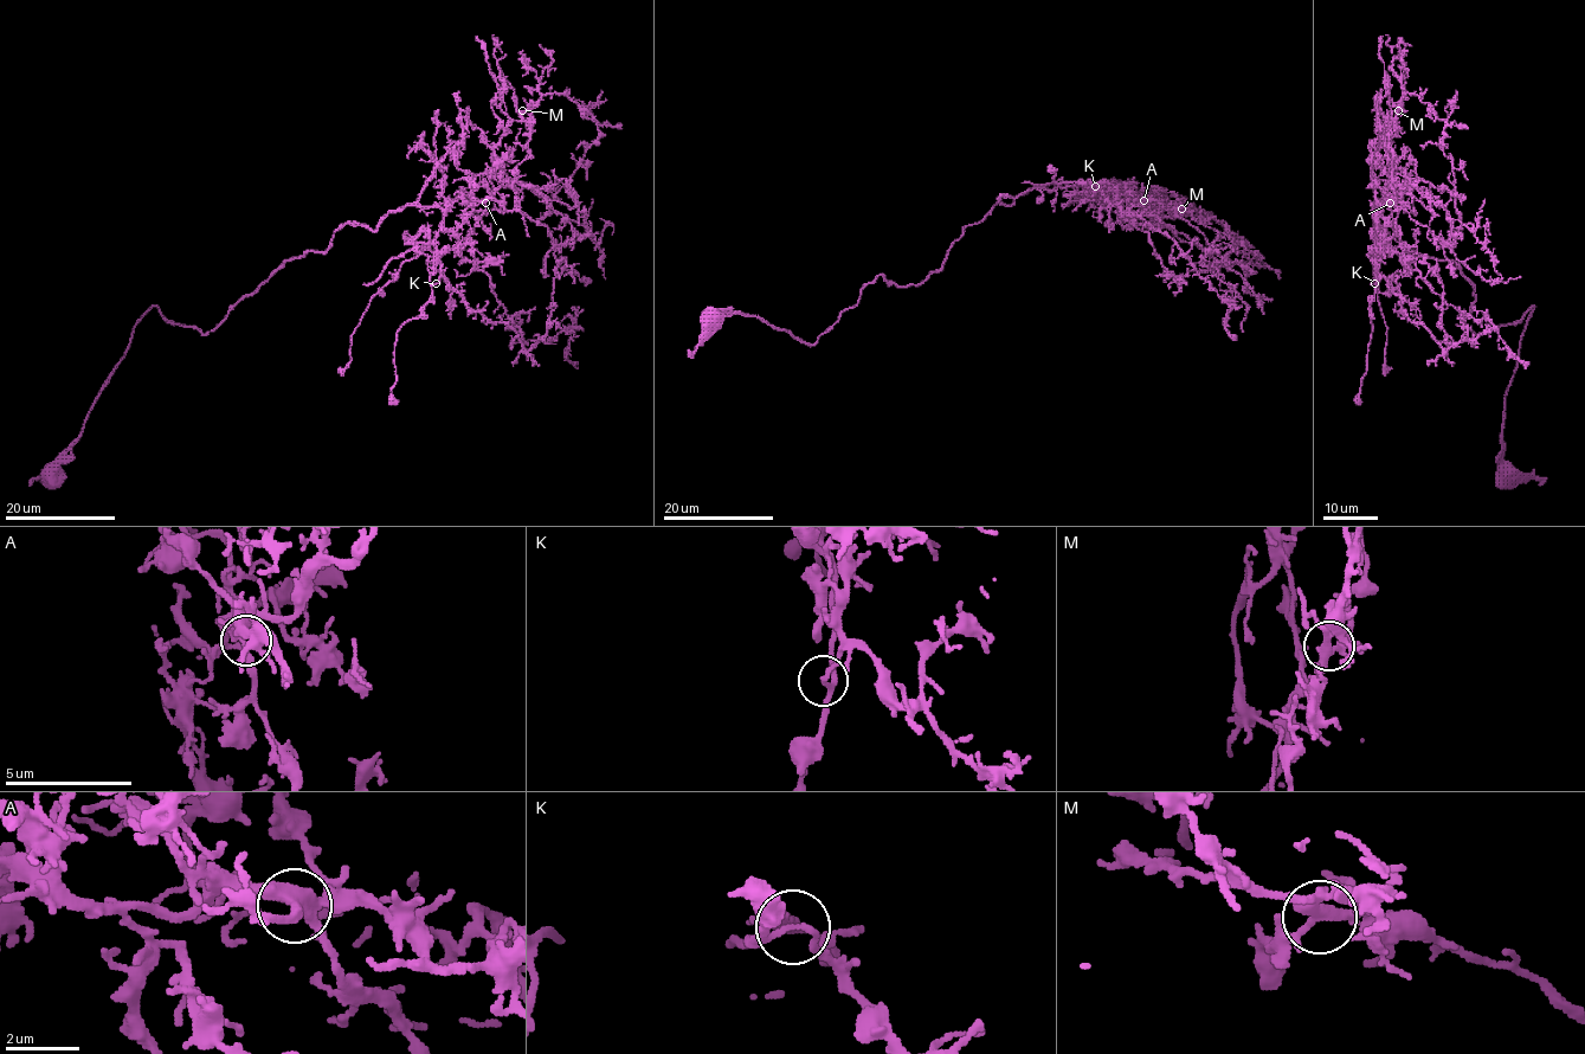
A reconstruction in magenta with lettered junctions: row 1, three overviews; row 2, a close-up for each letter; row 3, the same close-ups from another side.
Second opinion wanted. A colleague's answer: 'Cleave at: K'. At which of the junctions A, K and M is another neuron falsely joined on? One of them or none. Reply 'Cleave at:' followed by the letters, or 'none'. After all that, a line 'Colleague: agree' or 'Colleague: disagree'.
Cleave at: K
Colleague: agree

